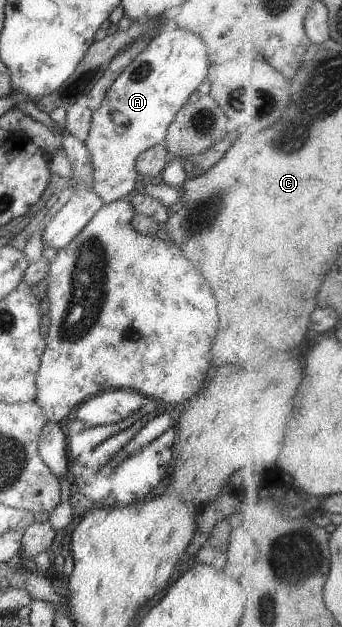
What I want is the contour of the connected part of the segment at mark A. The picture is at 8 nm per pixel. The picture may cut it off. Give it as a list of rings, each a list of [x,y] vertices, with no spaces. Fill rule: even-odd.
[[[172,25],[154,36],[114,78],[104,92],[100,106],[97,106],[96,112],[90,114],[88,134],[83,142],[94,170],[93,192],[104,204],[123,200],[132,190],[140,189],[140,177],[136,171],[138,154],[154,144],[163,143],[168,124],[172,122],[176,112],[188,102],[197,86],[205,80],[204,74],[208,66],[211,65],[208,63],[208,50],[204,42],[196,34]]]

